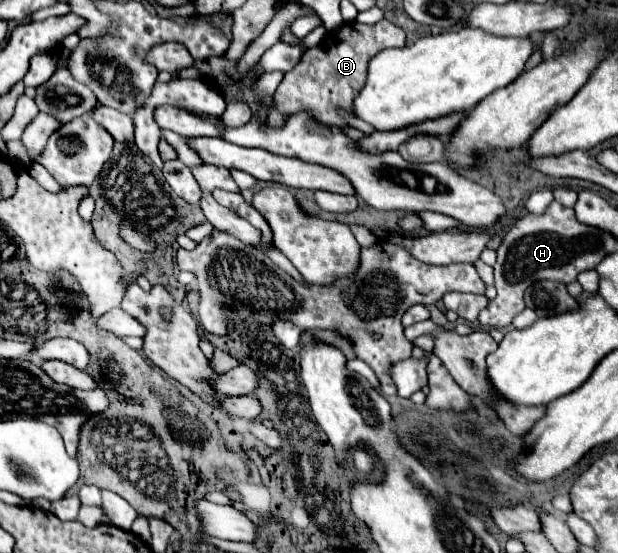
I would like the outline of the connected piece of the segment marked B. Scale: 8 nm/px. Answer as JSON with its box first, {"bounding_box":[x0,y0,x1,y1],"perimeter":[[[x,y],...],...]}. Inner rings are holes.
{"bounding_box":[269,20,405,126],"perimeter":[[[387,20],[371,26],[347,22],[339,30],[329,32],[317,48],[307,50],[305,60],[285,74],[275,92],[275,110],[271,112],[269,122],[279,126],[287,116],[299,110],[311,110],[319,122],[347,126],[347,122],[339,116],[339,110],[347,110],[351,114],[351,102],[367,80],[367,58],[373,58],[379,50],[401,46],[405,46],[405,32]]]}

